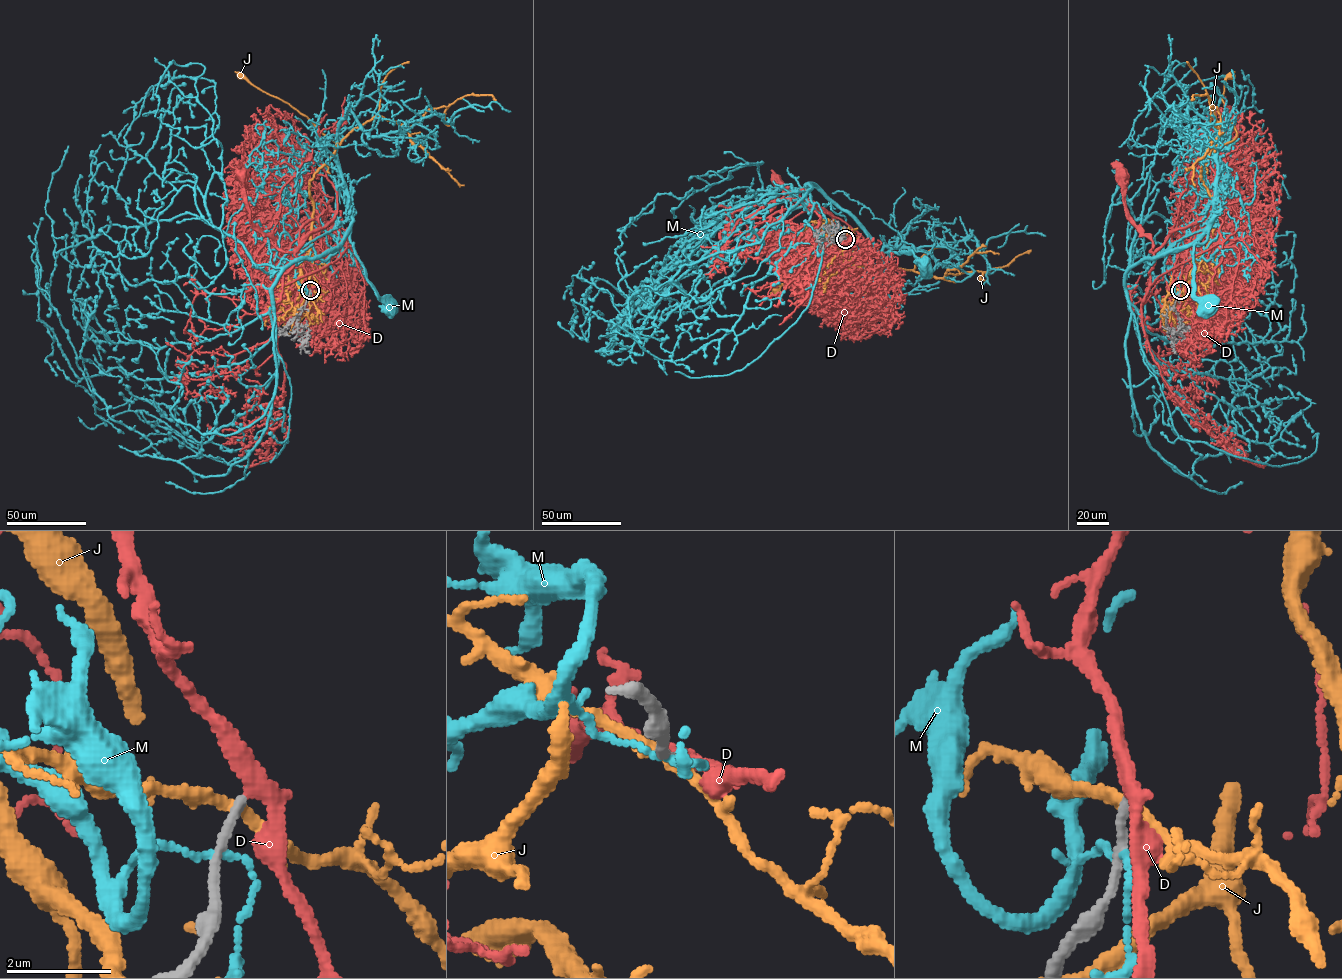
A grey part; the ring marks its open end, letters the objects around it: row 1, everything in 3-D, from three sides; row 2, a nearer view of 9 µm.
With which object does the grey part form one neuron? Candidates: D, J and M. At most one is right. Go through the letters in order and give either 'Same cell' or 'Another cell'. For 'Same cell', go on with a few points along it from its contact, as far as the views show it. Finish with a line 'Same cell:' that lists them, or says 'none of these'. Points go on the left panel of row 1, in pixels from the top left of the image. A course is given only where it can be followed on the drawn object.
D: Same cell. Its course: (310, 290), (299, 231), (325, 210), (335, 213), (292, 251), (279, 250), (250, 220), (240, 174)
J: Another cell
M: Another cell
Same cell: D

